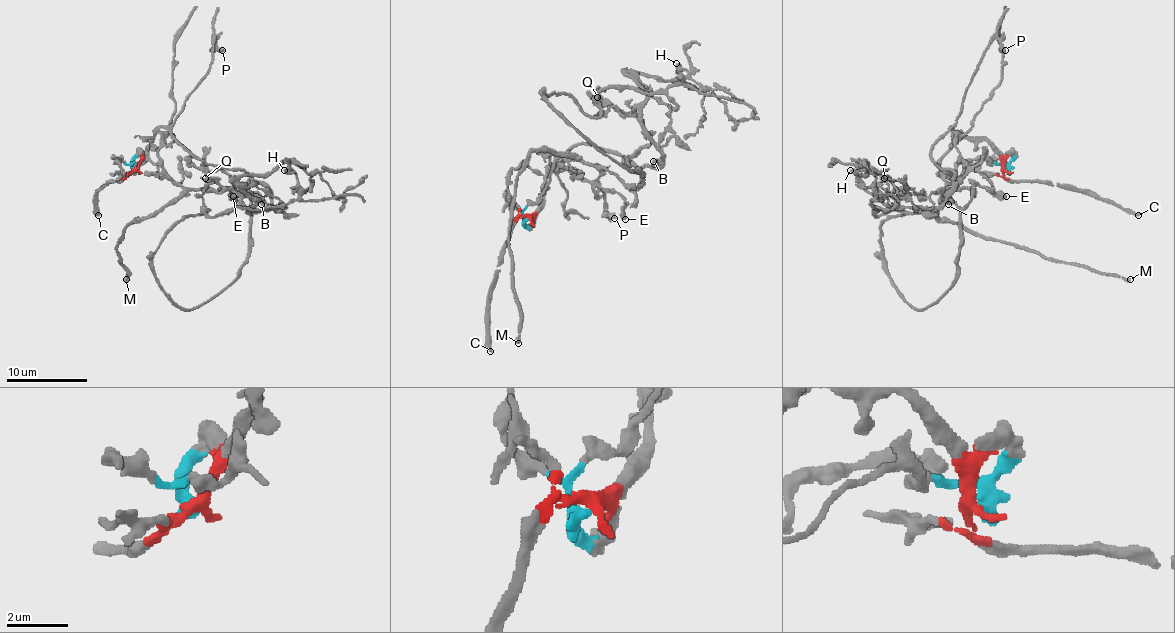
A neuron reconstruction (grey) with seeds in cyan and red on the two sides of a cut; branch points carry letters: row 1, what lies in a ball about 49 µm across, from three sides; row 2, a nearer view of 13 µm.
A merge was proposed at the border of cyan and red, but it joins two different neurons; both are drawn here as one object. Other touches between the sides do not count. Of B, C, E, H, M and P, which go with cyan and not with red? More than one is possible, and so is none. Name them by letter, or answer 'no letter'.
H, M

